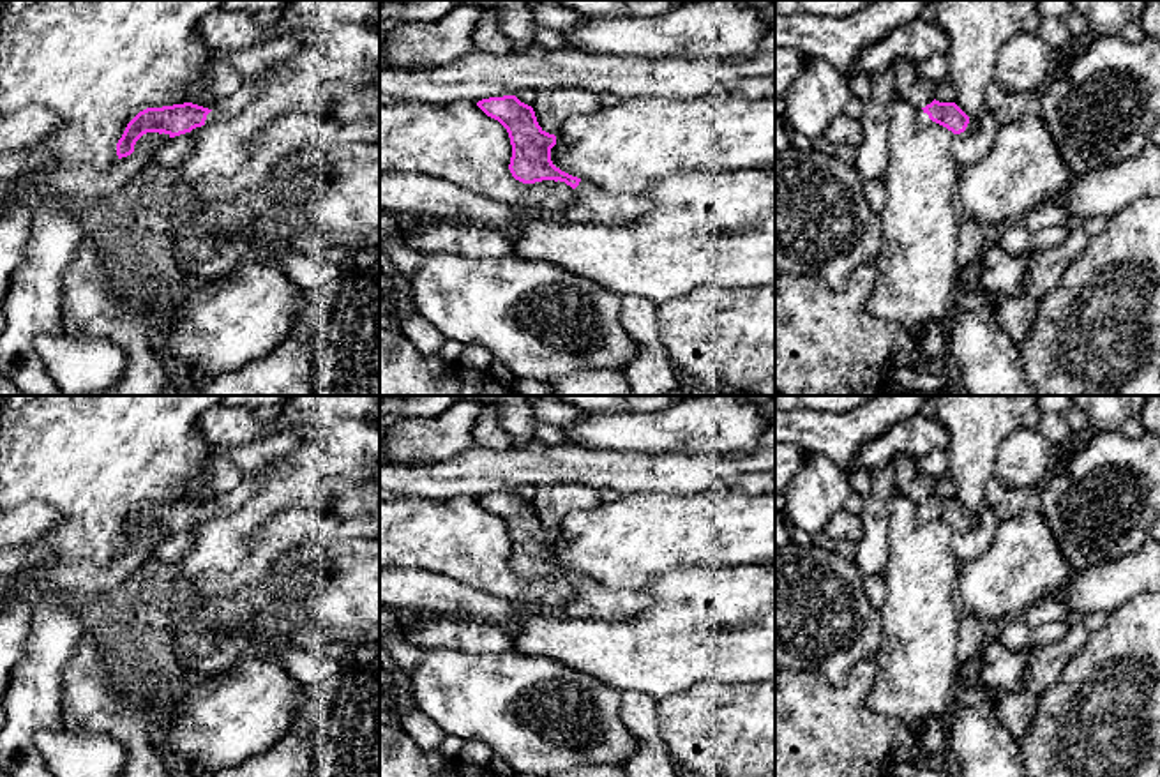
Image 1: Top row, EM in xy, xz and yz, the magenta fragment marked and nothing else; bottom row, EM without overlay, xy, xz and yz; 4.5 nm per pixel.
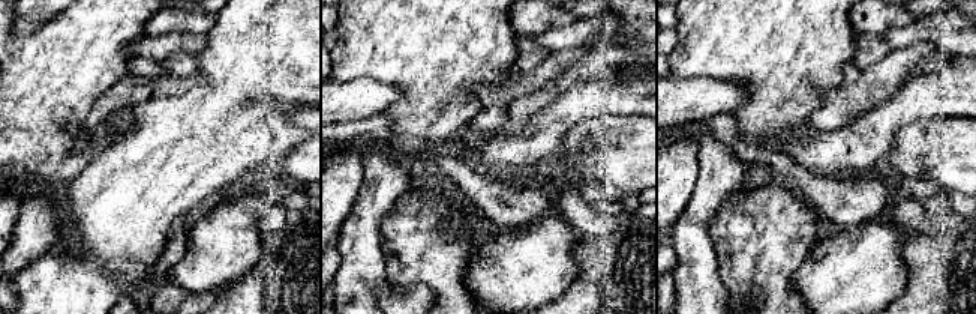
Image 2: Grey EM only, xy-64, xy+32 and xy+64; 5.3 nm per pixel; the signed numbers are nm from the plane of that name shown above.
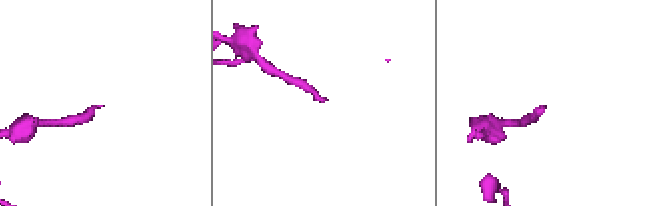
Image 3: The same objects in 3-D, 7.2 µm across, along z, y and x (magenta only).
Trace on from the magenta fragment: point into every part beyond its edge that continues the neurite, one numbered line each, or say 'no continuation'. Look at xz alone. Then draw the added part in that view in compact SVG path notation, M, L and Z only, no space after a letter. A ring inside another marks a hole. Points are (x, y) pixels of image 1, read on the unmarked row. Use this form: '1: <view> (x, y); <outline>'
1: xz (592, 601); M581 576L561 613L584 620L632 620L652 606L643 588L609 588L597 579Z

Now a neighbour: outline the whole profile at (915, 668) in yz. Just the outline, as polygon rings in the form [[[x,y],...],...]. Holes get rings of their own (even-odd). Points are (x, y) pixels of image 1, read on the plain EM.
[[[892,498],[883,643],[865,703],[909,729],[948,717],[952,705],[962,613],[957,602],[962,563],[952,549],[953,532],[943,521],[922,521],[909,498]]]

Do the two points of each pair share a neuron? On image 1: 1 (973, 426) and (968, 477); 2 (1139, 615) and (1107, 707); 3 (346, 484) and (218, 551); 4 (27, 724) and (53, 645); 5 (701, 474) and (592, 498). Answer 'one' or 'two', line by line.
1: one
2: one
3: one
4: one
5: two

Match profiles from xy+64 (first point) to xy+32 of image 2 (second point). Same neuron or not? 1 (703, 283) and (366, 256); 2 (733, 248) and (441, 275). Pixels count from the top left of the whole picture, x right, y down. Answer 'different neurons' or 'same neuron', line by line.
1: same neuron
2: same neuron

